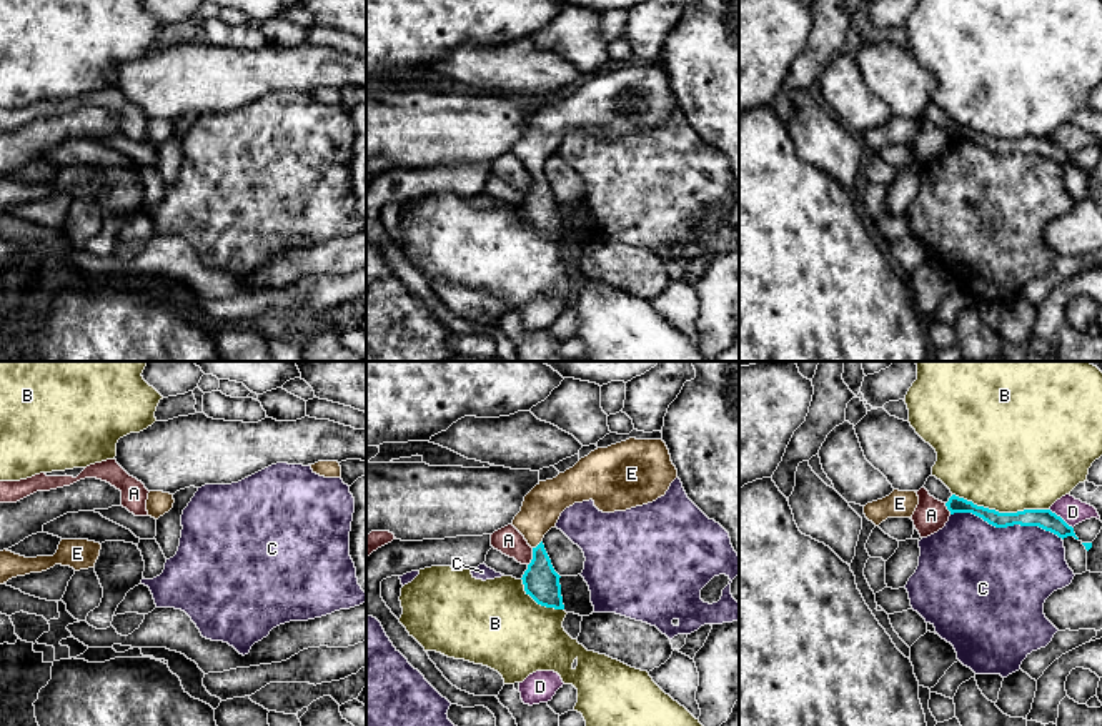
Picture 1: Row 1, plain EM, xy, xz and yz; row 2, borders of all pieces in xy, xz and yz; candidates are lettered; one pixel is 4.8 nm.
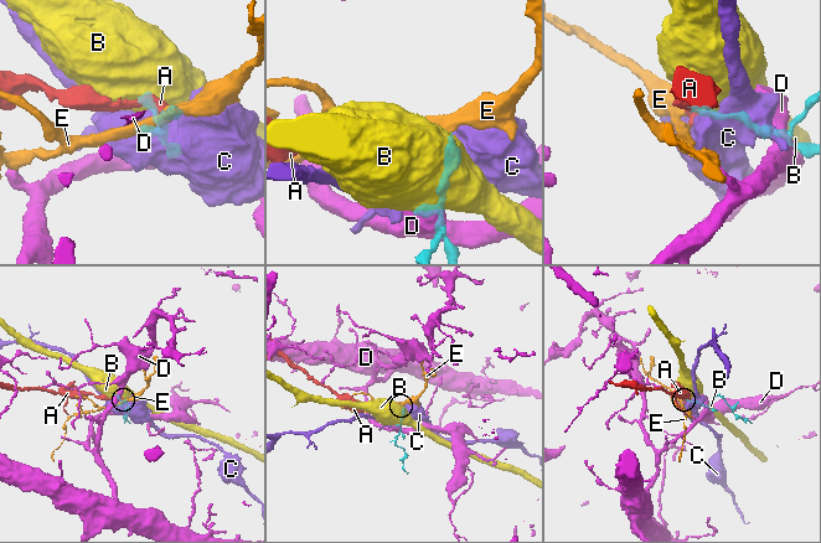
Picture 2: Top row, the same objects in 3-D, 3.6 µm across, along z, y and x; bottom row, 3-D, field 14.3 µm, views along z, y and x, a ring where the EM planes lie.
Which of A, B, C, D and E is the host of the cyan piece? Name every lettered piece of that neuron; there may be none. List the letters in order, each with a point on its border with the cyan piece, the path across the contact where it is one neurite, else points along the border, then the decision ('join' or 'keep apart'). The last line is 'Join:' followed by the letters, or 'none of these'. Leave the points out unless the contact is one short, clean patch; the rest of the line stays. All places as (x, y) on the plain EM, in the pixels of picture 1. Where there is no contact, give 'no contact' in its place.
A: xz (533, 183) | along xz (533, 175), (533, 185), (528, 192) | keep apart
B: yz (1001, 140) | keep apart
C: yz (1007, 152) | keep apart
D: yz (1059, 144) | keep apart
E: xz (538, 172) | across xz (541, 208), (538, 172), (536, 144), (541, 135) | join
Join: E

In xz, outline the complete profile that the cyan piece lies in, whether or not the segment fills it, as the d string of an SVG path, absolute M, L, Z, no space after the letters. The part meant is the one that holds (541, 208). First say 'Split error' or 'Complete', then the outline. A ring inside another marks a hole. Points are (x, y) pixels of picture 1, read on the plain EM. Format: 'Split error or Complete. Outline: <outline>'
Split error. Outline: M636 67L598 75L553 107L539 108L526 123L513 153L533 175L523 201L526 221L538 231L564 236L559 201L544 177L544 162L574 130L594 128L603 140L626 138L664 123L678 97L663 67Z

